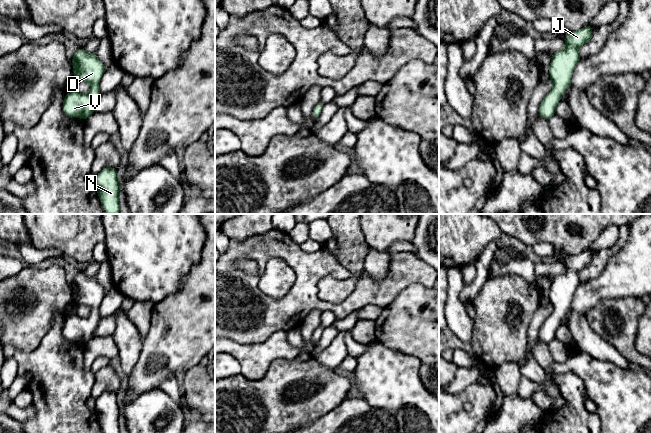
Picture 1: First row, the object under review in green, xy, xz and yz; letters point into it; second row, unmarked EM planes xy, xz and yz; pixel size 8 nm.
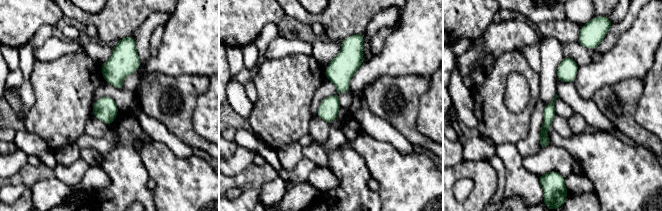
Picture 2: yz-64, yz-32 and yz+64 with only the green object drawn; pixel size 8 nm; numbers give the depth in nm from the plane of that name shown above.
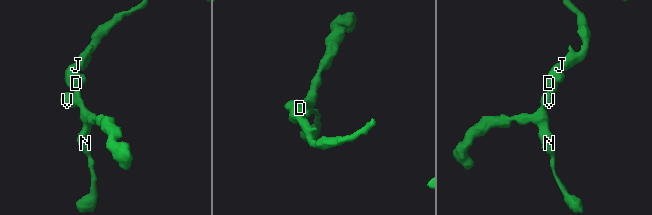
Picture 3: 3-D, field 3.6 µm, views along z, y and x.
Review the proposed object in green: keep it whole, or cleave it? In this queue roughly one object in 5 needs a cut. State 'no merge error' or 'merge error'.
no merge error

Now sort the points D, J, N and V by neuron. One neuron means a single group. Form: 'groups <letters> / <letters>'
groups D J N V

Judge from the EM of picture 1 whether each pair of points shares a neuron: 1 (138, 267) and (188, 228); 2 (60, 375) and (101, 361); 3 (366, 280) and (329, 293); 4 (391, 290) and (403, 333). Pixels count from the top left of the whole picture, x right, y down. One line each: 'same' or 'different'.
1: same
2: different
3: different
4: different

